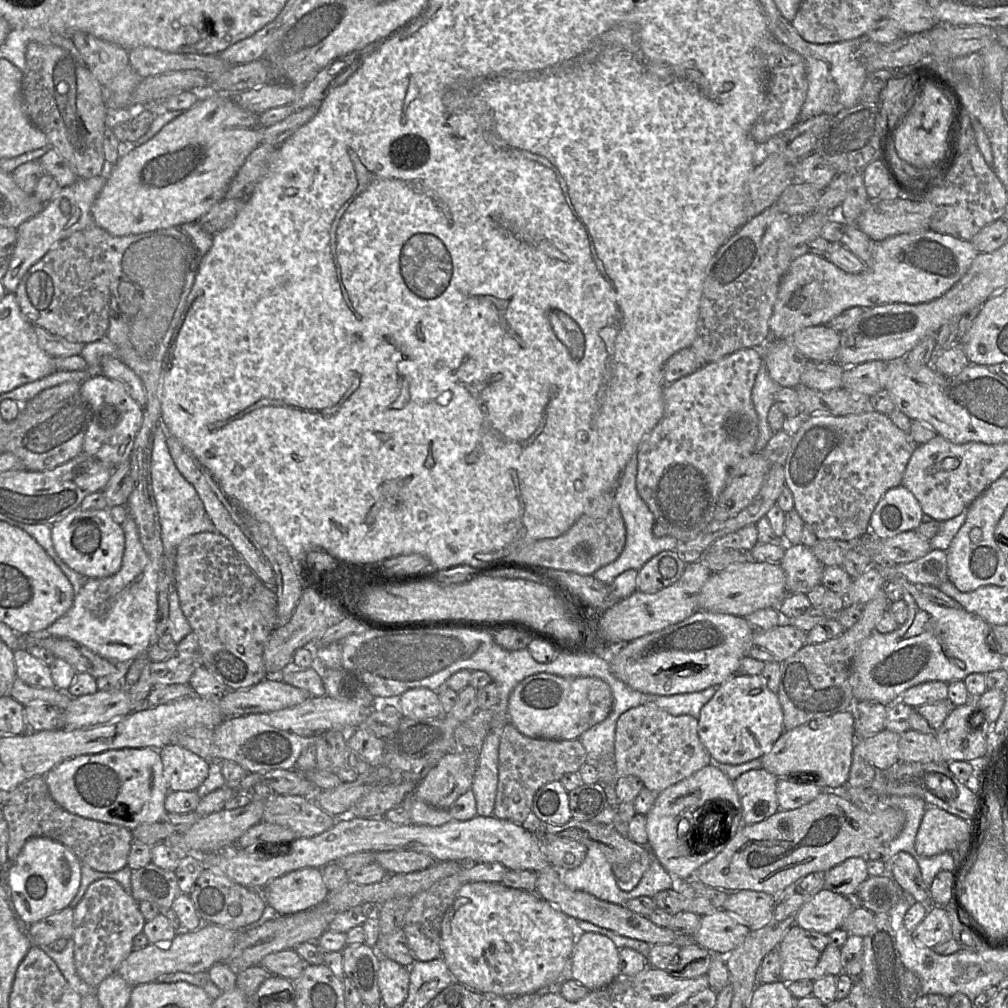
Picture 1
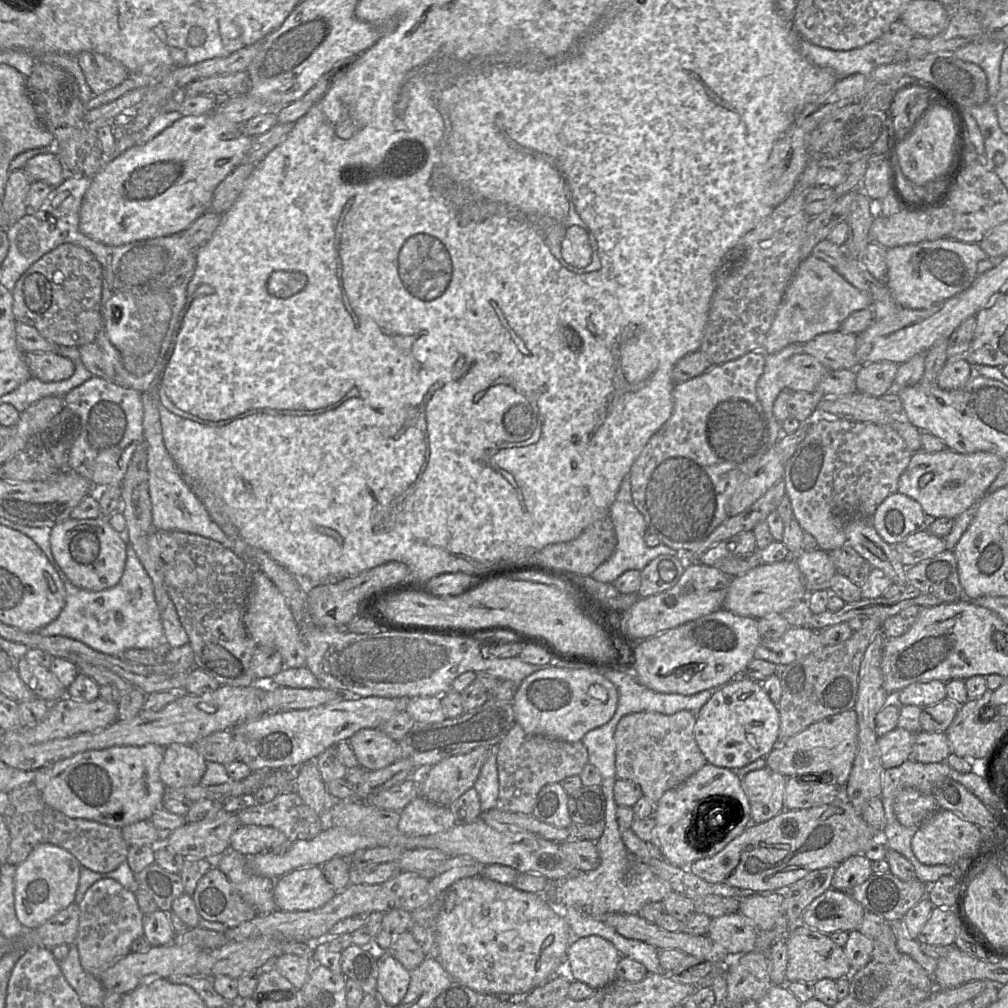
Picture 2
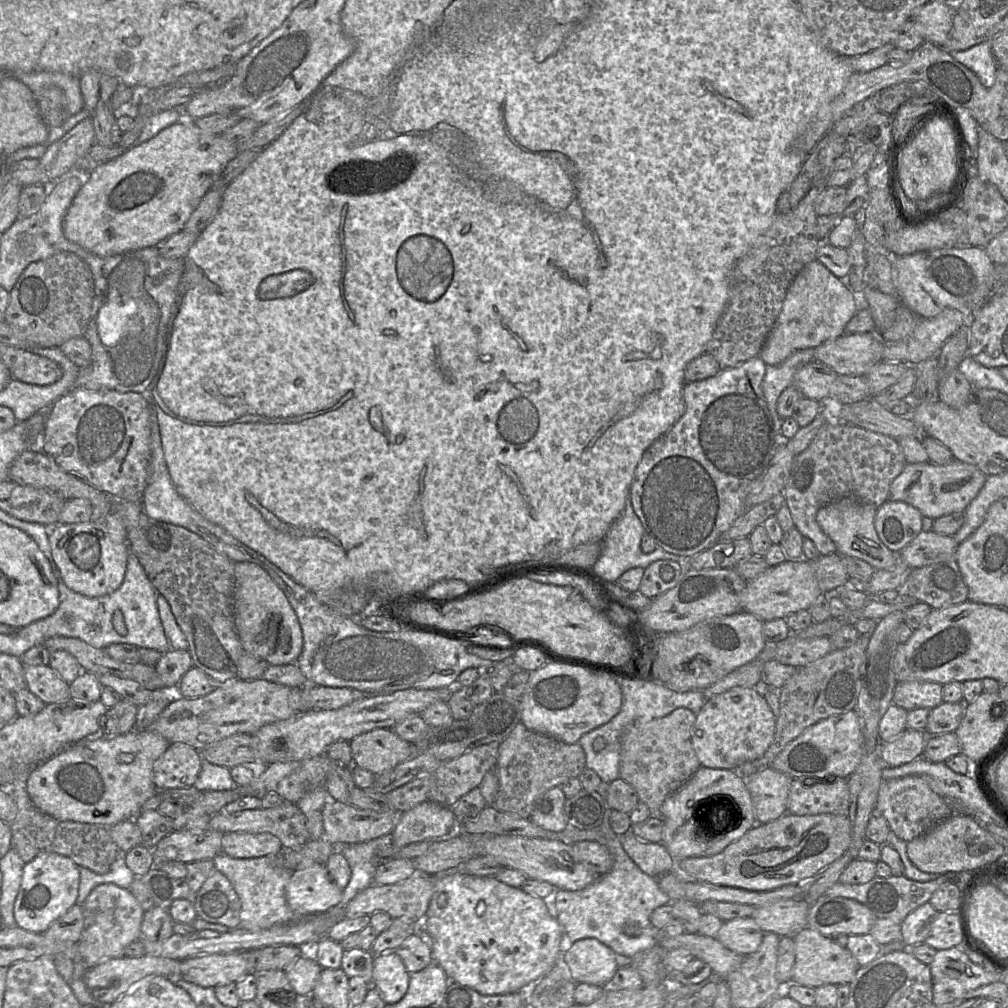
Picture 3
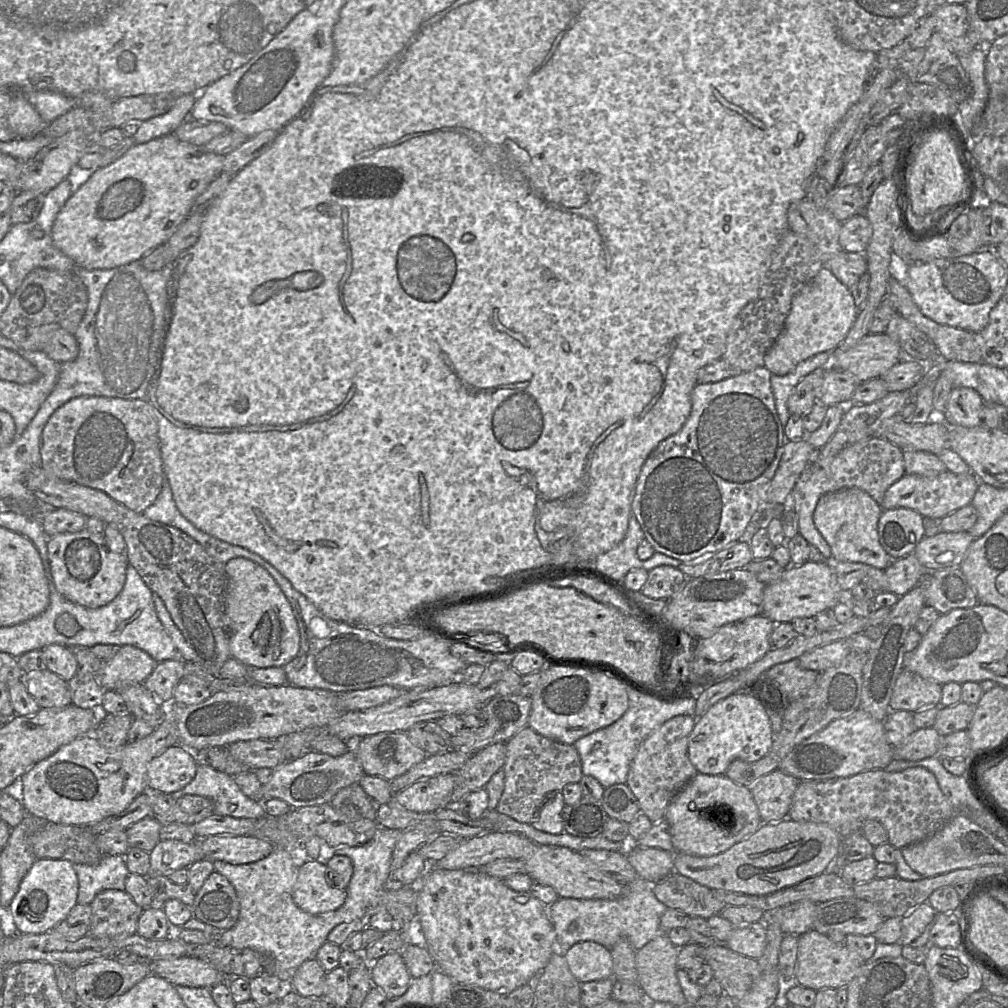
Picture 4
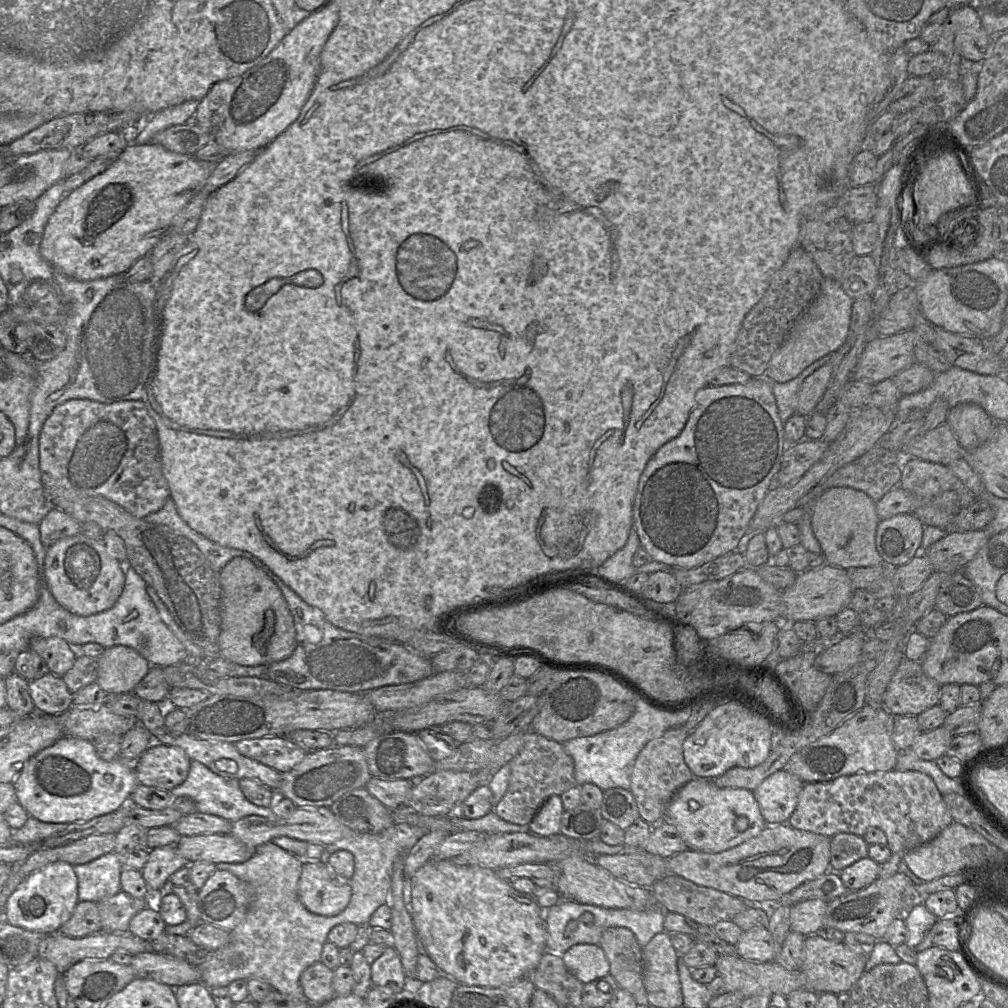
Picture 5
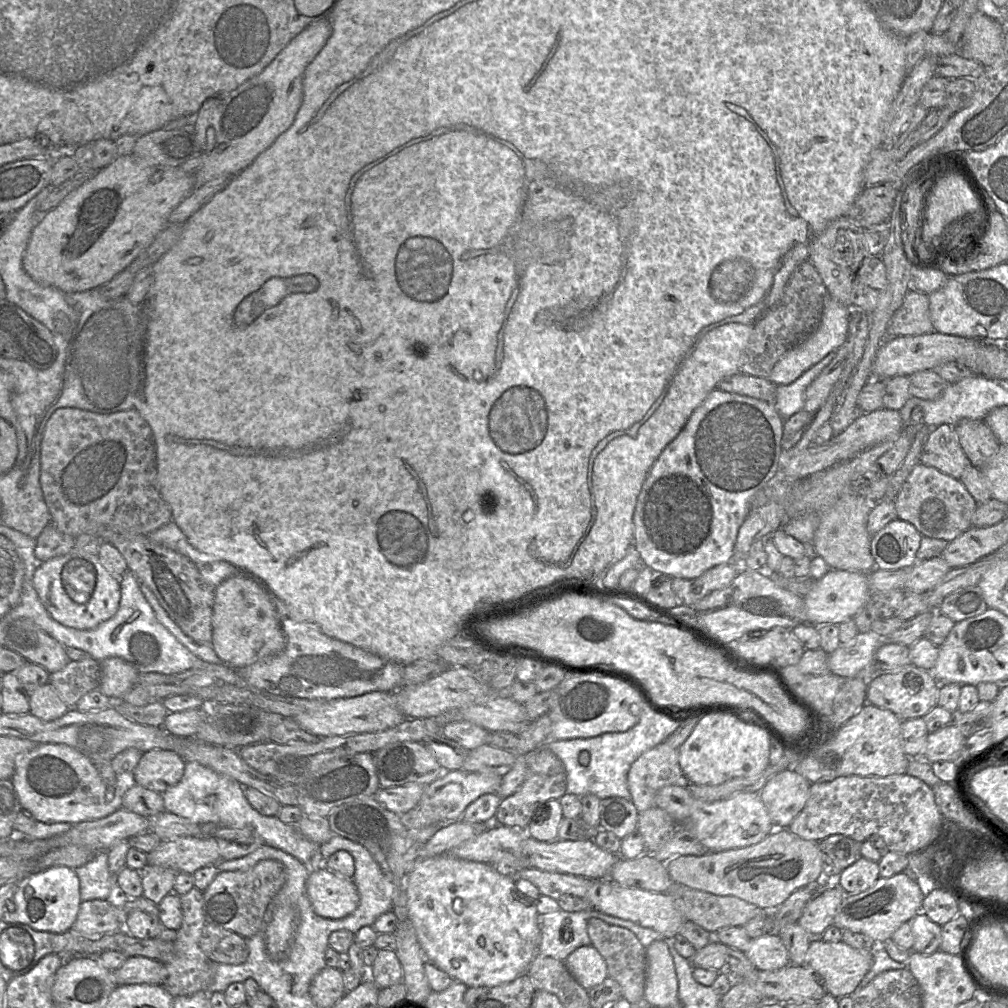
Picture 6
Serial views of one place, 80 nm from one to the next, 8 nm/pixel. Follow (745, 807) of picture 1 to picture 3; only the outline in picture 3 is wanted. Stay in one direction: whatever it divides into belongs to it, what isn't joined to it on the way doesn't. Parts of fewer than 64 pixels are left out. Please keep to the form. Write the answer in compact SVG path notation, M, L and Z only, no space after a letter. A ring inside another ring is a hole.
M768 767L744 780L752 798L757 823L776 820L788 812L792 777Z

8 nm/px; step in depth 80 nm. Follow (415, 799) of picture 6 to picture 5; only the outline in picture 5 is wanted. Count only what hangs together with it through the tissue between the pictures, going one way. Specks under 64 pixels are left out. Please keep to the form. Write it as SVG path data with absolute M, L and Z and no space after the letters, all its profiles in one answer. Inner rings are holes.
M372 777L365 789L385 807L393 810L404 805L415 781L417 780L387 781Z

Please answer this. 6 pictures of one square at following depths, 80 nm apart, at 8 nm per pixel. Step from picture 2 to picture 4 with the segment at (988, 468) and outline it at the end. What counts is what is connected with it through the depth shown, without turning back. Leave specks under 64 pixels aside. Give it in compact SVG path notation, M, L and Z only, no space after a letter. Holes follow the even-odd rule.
M947 470L935 477L905 473L899 480L889 486L880 506L883 510L909 508L917 511L923 517L940 520L959 508L970 504L979 484L979 479L972 472L955 474Z

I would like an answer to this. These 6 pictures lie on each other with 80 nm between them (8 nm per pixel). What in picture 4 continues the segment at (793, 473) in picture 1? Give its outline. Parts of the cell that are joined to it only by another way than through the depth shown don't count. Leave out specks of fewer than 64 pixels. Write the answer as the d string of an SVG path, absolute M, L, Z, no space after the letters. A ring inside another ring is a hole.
M873 436L845 447L833 459L821 458L815 463L814 456L798 477L790 493L789 508L798 518L799 534L817 548L825 560L831 559L831 549L813 522L813 513L819 499L826 493L844 488L859 488L867 492L879 505L893 483L905 474L902 451L886 439Z

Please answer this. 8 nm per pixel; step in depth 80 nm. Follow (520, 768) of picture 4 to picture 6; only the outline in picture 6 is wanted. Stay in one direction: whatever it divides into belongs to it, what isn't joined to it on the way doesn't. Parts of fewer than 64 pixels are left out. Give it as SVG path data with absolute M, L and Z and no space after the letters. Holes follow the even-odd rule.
M542 747L525 756L528 765L526 779L512 795L501 799L494 818L496 824L519 829L524 833L536 808L550 799L560 799L567 788L565 766L550 749Z

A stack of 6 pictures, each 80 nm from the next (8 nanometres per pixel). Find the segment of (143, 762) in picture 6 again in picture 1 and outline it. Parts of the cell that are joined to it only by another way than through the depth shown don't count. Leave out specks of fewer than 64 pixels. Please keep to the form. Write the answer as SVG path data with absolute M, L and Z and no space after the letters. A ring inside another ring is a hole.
M177 744L159 750L170 791L197 791L209 774L210 762Z

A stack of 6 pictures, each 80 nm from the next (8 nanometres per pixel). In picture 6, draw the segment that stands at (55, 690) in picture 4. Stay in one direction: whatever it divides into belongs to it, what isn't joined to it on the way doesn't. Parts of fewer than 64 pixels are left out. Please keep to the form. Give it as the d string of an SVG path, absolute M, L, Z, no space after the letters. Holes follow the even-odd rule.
M50 683L30 694L30 712L44 721L61 718L69 710L68 705L59 697Z

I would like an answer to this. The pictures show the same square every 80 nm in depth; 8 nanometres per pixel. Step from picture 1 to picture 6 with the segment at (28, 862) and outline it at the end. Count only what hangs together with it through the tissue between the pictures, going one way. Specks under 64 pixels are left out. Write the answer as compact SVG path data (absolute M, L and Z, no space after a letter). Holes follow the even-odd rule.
M52 866L34 870L24 877L19 888L3 907L3 920L7 923L22 923L36 931L64 933L74 924L80 904L79 878L74 869L67 866Z

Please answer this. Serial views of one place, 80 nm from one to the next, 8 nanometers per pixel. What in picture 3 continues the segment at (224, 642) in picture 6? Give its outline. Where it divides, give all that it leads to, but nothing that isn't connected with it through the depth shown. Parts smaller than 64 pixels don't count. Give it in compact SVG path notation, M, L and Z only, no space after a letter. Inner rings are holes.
M236 562L233 611L235 627L245 654L259 657L271 666L295 663L303 648L302 630L296 613L269 574L252 562Z

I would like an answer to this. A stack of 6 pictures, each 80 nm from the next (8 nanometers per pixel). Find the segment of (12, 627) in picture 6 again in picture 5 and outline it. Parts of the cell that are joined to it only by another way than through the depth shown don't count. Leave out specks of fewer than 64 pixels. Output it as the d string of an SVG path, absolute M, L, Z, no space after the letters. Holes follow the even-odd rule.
M35 637L30 641L29 650L37 653L46 663L50 673L62 677L78 658L71 646L59 637Z

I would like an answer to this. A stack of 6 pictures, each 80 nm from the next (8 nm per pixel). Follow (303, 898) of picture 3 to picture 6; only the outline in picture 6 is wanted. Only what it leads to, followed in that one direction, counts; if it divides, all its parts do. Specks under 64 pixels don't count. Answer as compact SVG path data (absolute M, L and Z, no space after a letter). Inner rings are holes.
M326 867L311 869L306 890L314 912L326 919L345 918L359 905L359 894L352 879Z

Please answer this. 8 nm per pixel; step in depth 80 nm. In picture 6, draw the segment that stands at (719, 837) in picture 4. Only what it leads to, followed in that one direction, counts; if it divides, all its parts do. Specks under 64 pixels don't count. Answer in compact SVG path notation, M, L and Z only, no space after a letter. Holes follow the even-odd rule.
M669 785L656 793L655 806L668 812L680 827L689 827L710 852L757 844L771 833L773 824L758 792L742 792L727 799L705 802L694 798L686 787Z

